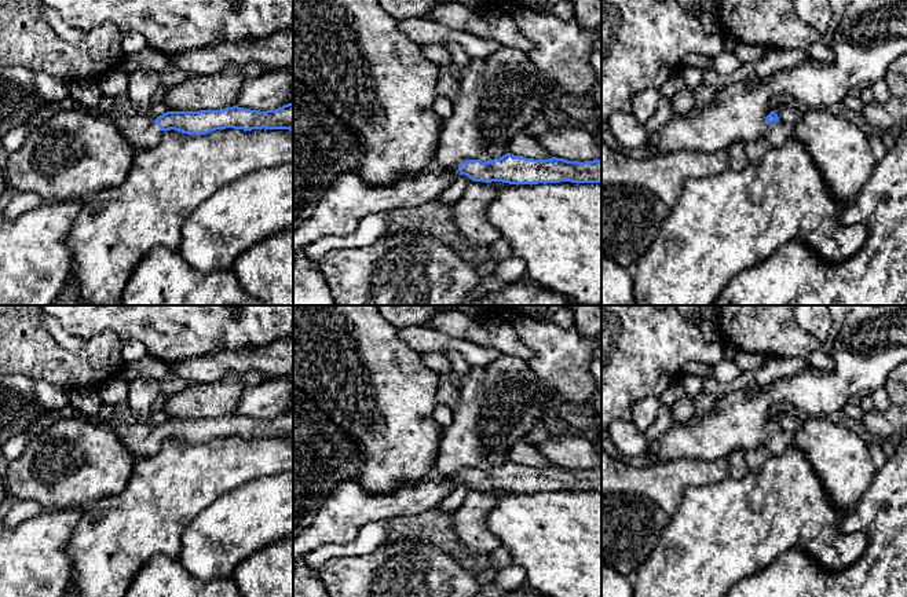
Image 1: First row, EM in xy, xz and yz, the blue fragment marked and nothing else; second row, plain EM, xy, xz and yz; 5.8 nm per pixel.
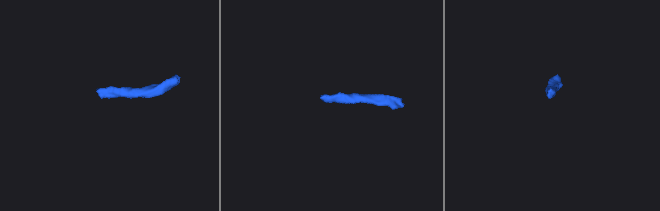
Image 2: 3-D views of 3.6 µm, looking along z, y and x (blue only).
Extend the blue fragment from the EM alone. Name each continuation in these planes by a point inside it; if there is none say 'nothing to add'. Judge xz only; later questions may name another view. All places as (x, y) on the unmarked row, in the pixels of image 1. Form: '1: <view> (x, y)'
1: xz (348, 508)

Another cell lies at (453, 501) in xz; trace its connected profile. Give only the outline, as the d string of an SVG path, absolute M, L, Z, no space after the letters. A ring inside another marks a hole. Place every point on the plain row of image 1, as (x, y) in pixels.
M460 483L442 502L439 502L439 510L454 513L462 505L469 490L471 487L468 484Z

